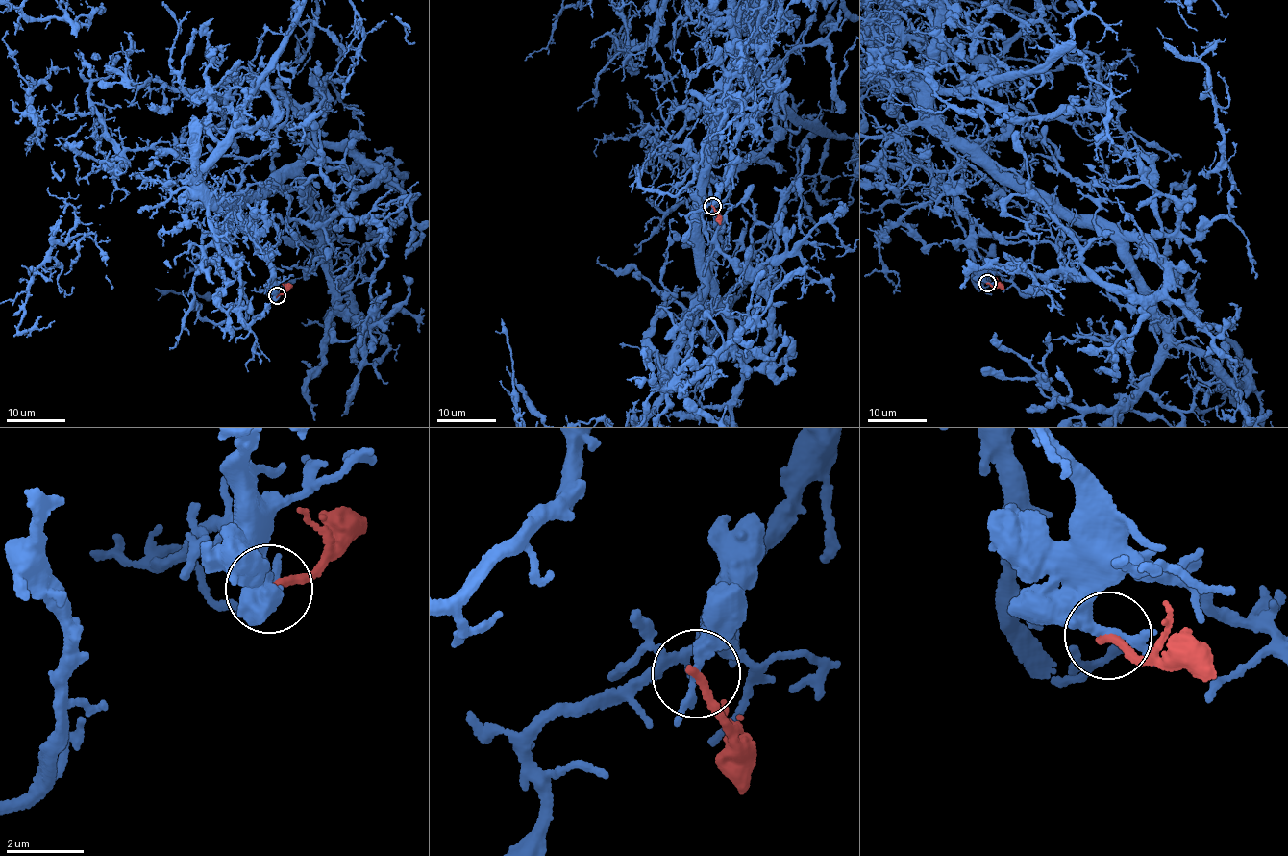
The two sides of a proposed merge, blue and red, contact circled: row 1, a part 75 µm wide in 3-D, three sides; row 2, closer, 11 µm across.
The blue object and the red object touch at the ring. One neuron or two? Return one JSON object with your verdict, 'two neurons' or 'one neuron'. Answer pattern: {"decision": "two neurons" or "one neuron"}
{"decision": "two neurons"}

